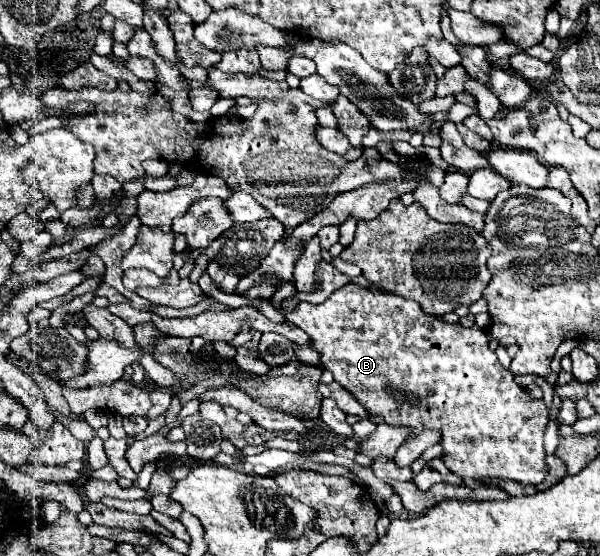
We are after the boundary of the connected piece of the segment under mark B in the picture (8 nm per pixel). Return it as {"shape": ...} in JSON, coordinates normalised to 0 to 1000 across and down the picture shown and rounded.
{"shape":[[[577,511],[570,518],[563,518],[540,547],[513,547],[503,543],[493,558],[477,561],[480,579],[493,583],[497,590],[503,590],[513,604],[517,604],[517,622],[530,633],[533,640],[533,655],[537,662],[550,665],[557,673],[557,683],[563,691],[570,691],[570,698],[577,698],[620,748],[633,748],[643,763],[650,766],[670,766],[670,770],[683,770],[683,784],[693,784],[707,773],[730,773],[733,777],[733,802],[737,802],[737,827],[743,835],[743,842],[757,853],[763,853],[767,860],[840,860],[840,863],[857,863],[867,871],[900,871],[910,856],[910,831],[907,831],[907,799],[903,799],[903,784],[907,784],[907,770],[910,770],[910,730],[903,719],[890,719],[877,701],[870,701],[860,687],[853,669],[840,665],[827,644],[827,637],[813,626],[813,604],[807,594],[800,594],[797,586],[787,590],[770,590],[767,583],[747,583],[737,572],[727,568],[713,568],[700,558],[700,547],[693,547],[690,540],[677,540],[657,529],[637,529],[637,525],[620,525],[613,518],[593,514],[593,511]]]}

